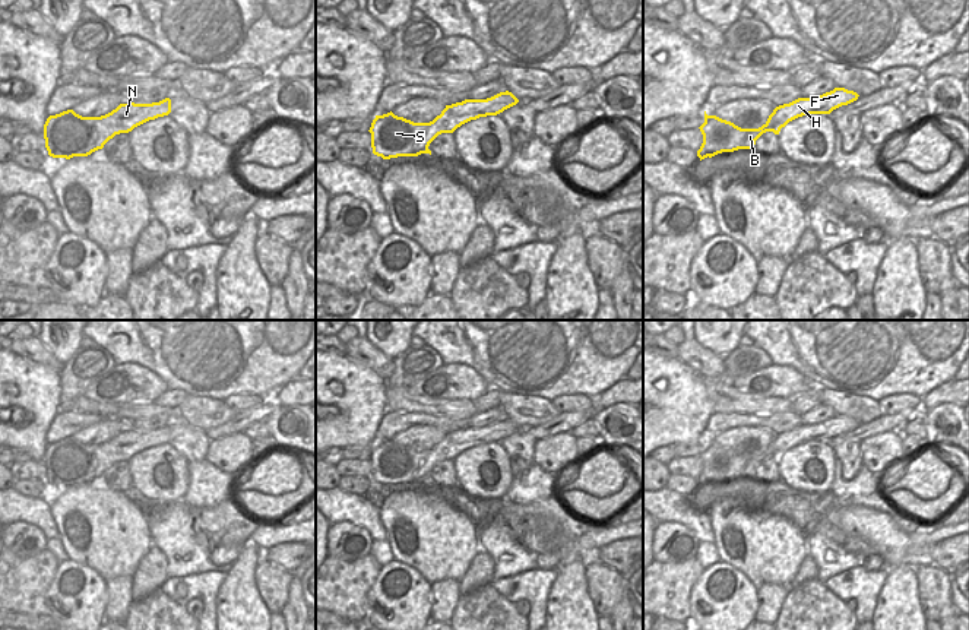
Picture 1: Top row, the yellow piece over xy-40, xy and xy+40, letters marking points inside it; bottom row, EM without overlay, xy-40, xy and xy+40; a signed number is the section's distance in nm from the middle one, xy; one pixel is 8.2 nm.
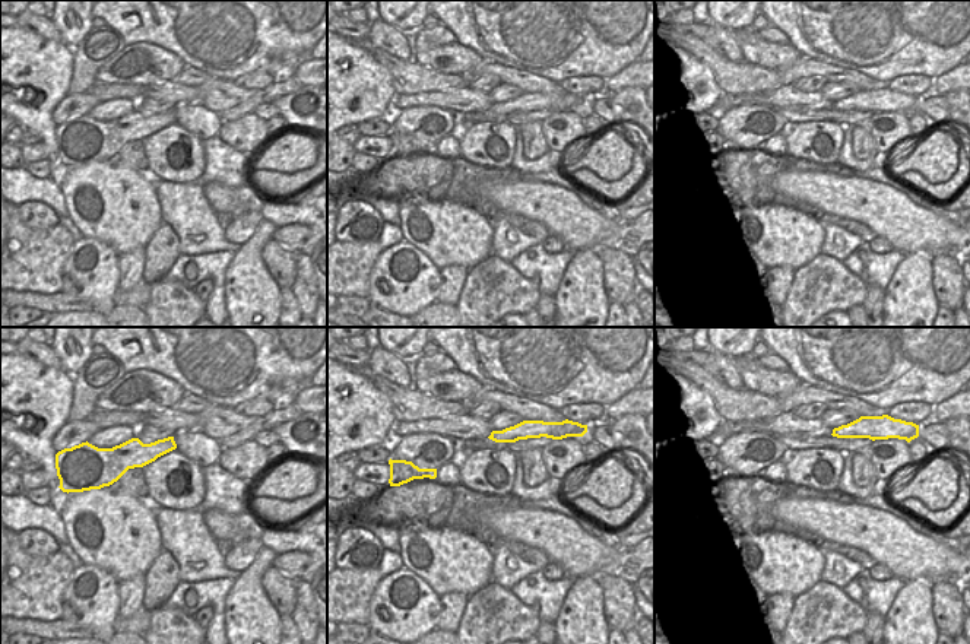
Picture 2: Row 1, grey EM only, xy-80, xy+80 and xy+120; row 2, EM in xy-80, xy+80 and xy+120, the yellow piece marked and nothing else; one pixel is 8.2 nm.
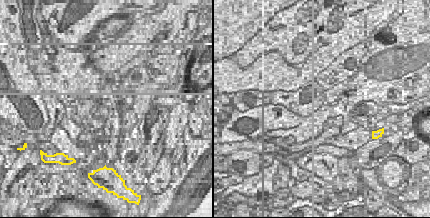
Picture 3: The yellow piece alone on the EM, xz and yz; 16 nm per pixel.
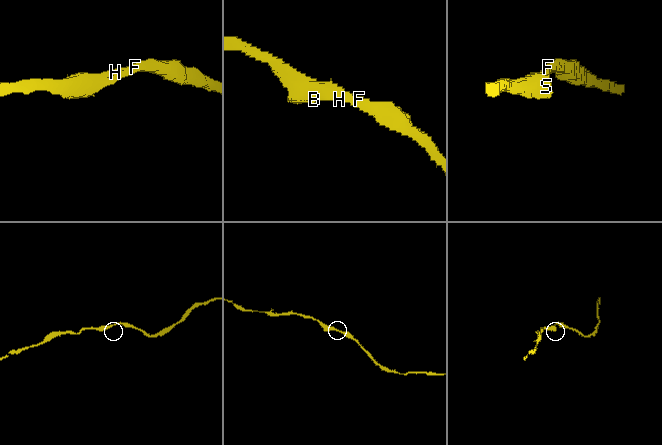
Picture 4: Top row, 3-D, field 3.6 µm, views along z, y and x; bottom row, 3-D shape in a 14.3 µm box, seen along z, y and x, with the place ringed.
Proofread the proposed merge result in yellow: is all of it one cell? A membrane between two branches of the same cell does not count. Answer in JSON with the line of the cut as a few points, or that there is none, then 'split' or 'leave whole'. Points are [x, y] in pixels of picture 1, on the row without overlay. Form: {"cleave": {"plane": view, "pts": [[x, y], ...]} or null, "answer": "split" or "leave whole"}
{"cleave": null, "answer": "leave whole"}

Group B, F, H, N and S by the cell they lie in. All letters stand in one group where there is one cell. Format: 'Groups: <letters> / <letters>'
Groups: B F H N S

